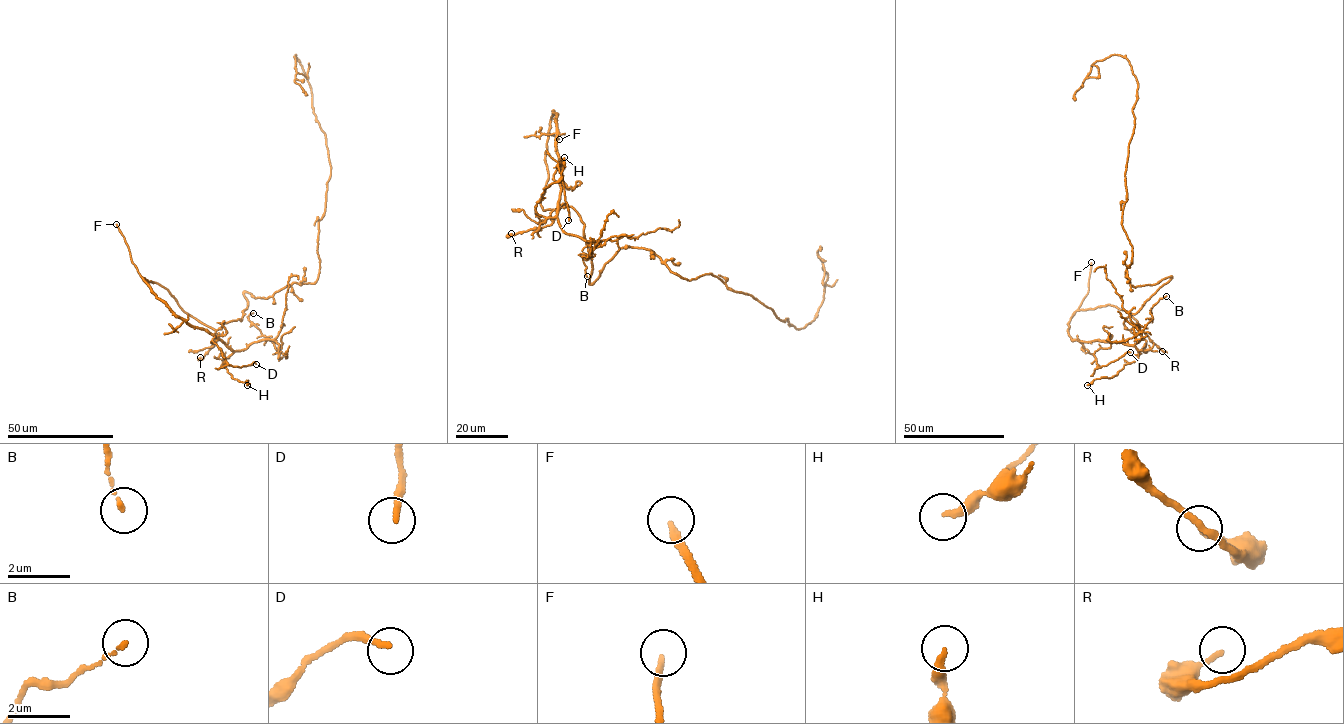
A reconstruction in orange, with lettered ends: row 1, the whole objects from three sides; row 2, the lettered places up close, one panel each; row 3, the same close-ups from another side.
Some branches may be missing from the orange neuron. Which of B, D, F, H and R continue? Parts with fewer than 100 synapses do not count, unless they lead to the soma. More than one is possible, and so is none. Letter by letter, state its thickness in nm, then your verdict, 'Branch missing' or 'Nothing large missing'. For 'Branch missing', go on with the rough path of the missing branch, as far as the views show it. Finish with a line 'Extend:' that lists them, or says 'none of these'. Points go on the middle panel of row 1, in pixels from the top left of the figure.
B: Thickness 130 nm. Nothing large missing
D: Thickness 190 nm. Nothing large missing
F: Thickness 190 nm. Branch missing. Course of what is missing: (559, 139), (572, 147), (596, 141), (617, 126), (655, 116), (714, 83), (787, 6)
H: Thickness 240 nm. Nothing large missing
R: Thickness 160 nm. Nothing large missing
Extend: F

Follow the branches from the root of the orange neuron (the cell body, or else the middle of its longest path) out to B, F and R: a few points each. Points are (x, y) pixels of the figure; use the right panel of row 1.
B: (1153, 294), (1131, 330), (1108, 304), (1076, 311), (1068, 334), (1136, 344), (1166, 296)
F: (1153, 294), (1125, 319), (1125, 327), (1131, 330), (1136, 321), (1115, 306), (1078, 310), (1088, 292), (1091, 262)
R: (1153, 294), (1124, 323), (1132, 332), (1142, 330), (1162, 351)

